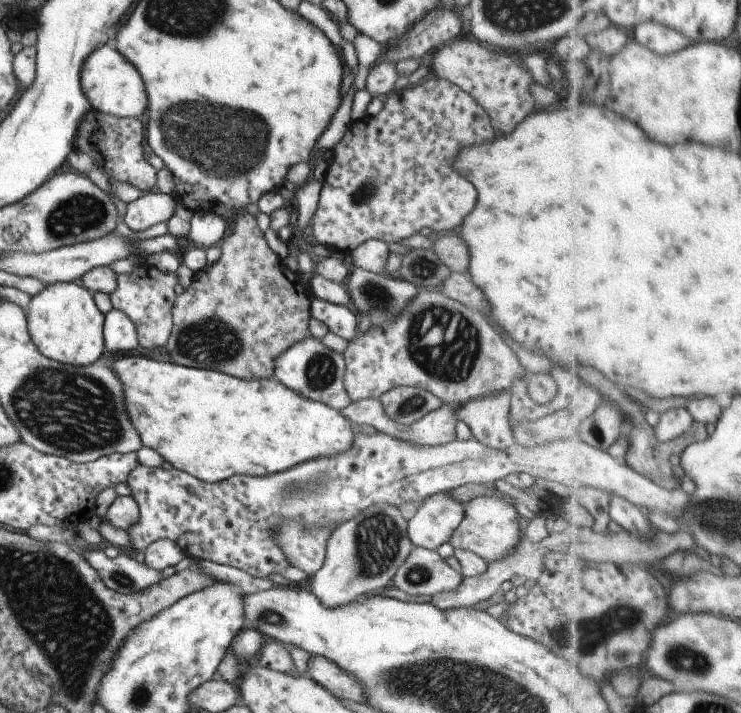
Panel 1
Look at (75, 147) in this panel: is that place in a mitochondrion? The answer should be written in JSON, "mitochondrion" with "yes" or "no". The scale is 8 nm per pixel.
{"mitochondrion":"no"}

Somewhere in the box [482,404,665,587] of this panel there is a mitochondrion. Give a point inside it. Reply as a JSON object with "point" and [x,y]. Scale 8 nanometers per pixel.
{"point":[598,434]}

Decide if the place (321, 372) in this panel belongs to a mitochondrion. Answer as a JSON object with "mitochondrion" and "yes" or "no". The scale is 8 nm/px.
{"mitochondrion":"yes"}

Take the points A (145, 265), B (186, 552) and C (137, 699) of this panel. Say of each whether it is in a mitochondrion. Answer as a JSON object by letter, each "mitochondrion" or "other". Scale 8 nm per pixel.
{"A":"other","B":"other","C":"mitochondrion"}

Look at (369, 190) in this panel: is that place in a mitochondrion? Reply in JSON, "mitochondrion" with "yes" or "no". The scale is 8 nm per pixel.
{"mitochondrion":"yes"}

